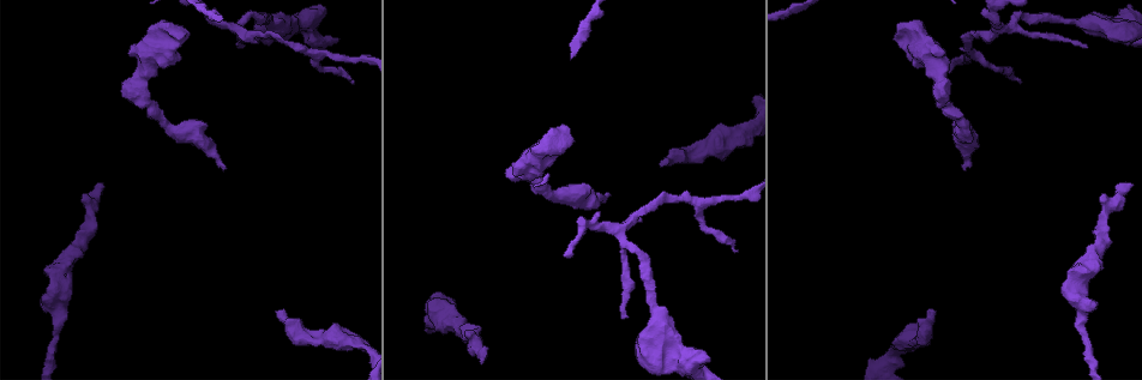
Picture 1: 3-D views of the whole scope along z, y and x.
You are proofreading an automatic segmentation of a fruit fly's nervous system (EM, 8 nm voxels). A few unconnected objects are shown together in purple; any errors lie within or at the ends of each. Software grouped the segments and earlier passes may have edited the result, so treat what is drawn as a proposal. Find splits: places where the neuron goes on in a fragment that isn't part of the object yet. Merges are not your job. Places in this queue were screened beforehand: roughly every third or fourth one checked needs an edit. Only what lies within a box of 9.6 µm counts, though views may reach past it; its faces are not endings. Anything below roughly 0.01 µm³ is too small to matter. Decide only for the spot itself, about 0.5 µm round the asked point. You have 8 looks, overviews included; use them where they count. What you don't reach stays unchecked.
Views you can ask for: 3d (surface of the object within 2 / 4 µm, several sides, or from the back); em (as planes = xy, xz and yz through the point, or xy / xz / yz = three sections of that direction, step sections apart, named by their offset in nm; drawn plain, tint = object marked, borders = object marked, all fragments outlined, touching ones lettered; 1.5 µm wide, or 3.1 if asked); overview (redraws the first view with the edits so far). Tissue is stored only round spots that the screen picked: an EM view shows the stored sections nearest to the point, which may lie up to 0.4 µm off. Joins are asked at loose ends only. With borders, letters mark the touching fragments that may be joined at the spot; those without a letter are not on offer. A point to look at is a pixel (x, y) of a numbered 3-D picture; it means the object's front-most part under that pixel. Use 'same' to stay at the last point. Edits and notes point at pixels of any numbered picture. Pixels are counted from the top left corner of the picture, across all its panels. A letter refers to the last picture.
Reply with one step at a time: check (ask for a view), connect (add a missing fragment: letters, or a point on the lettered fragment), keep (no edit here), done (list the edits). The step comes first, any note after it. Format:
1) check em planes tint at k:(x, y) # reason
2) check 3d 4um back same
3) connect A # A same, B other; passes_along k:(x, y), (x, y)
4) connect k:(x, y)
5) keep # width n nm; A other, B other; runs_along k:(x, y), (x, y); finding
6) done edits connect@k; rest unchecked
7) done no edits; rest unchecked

check 3d 4um at 1:(660, 164) # free end

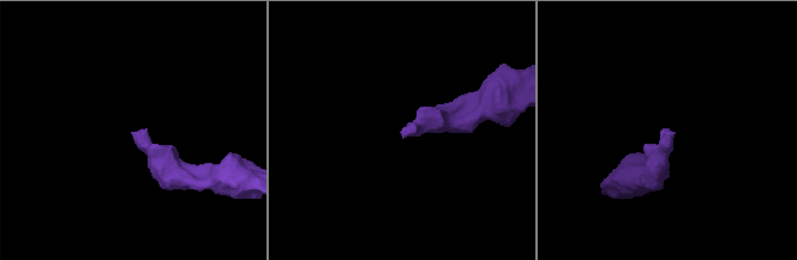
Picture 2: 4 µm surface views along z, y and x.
check em xy step 4 tint at 2:(669, 132)

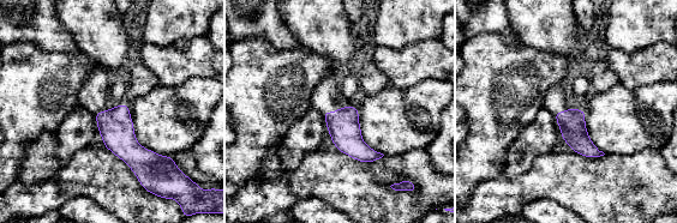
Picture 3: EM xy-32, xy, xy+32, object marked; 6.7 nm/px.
check em planes borders same # another direction

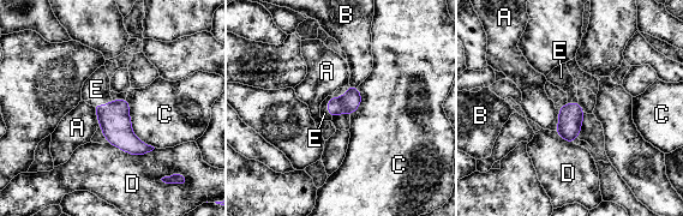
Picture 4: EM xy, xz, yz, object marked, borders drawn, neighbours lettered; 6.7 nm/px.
connect E # A other, B other, C other, D other, E same; passes_along 4:(351, 101), (325, 107), (324, 113); the neuron continues

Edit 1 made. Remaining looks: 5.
check 3d 2um at 1:(610, 195) # branch stops here

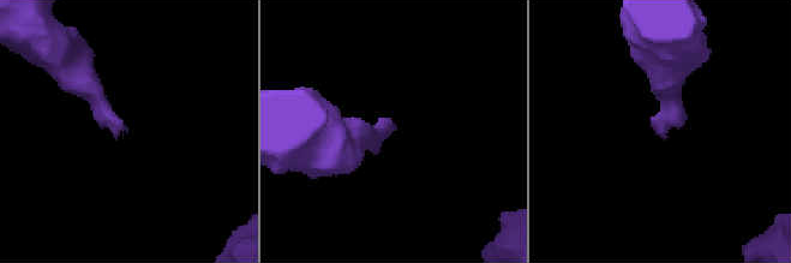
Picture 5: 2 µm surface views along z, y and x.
check em planes borders at 5:(663, 131) # shape alone is not enough

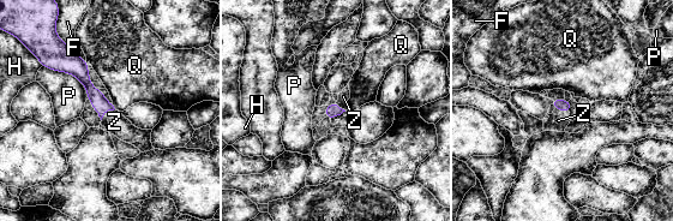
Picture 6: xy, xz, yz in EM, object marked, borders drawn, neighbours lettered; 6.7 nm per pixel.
connect Z # longest_contact P 380 nm; F other, H other, P other, Q other, Z same; passes_along 6:(98, 101), (106, 111), (114, 121); it goes on there

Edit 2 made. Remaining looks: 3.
check overview

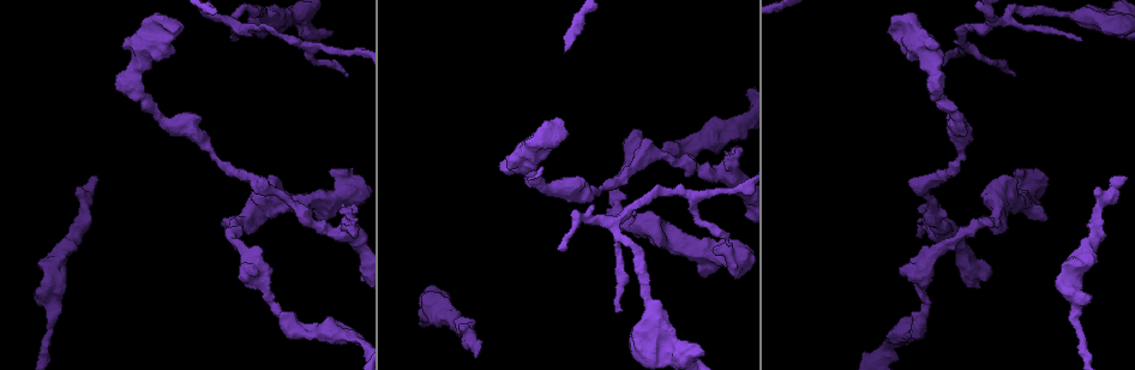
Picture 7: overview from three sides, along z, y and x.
check em yz step 8 plain at 7:(117, 75) # thick end

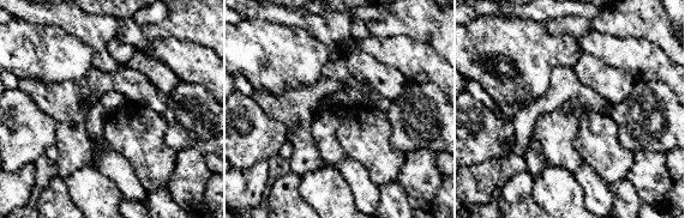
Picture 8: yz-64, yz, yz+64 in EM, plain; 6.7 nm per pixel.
check em yz step 8 borders same

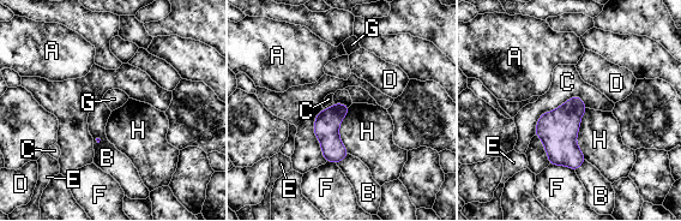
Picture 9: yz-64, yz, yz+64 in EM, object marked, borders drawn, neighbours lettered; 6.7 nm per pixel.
keep # A other, B other, C other, D other, E other, F other, G other, H other; border 9:(333, 101), (349, 106); no lettered fragment goes on from it

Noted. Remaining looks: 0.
done edits connect@4, connect@6; rest unchecked

